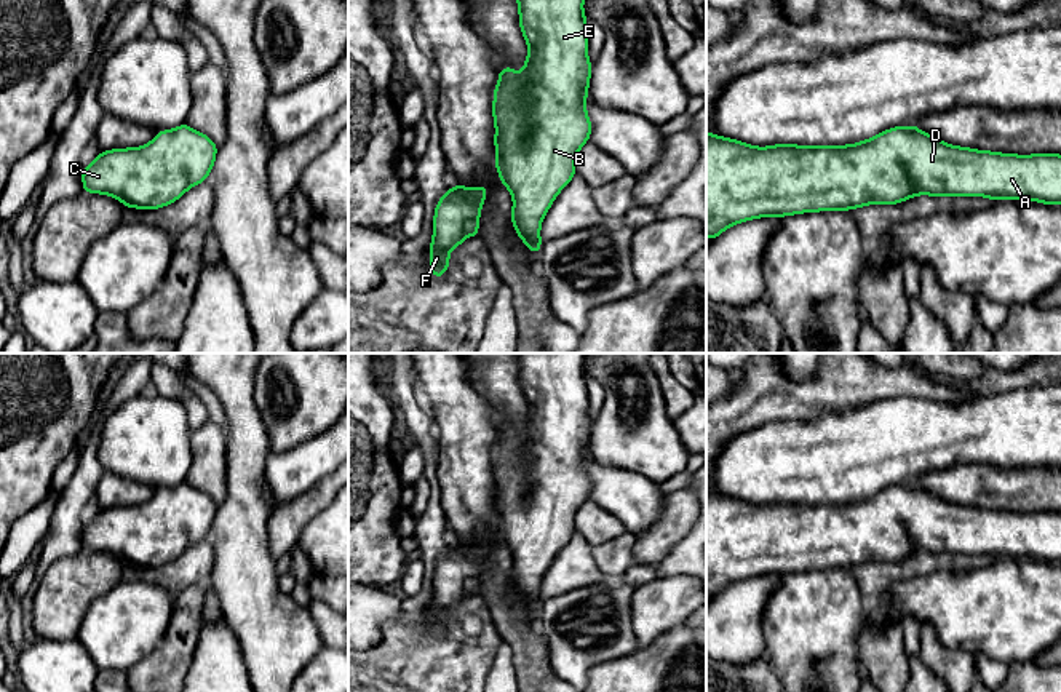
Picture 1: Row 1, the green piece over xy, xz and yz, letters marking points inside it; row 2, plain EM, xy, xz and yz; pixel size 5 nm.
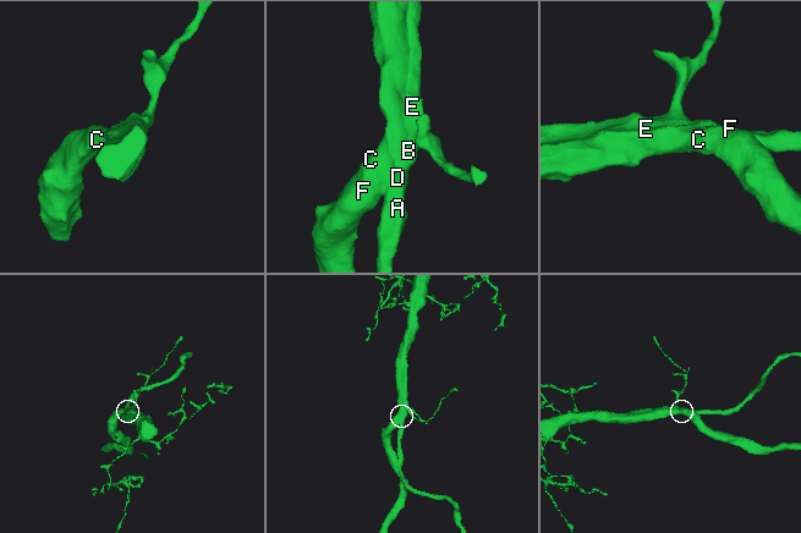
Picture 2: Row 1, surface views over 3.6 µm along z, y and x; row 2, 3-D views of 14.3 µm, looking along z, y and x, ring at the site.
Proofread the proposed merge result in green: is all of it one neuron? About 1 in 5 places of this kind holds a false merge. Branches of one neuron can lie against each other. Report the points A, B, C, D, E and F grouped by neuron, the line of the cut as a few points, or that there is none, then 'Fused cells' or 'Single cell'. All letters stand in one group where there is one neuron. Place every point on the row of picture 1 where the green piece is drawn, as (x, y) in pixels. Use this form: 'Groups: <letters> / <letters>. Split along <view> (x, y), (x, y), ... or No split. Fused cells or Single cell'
Groups: A B C D E F. No split. Single cell

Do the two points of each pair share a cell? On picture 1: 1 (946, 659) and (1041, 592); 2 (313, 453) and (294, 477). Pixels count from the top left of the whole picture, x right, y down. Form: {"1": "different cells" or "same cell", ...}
{"1": "different cells", "2": "same cell"}

